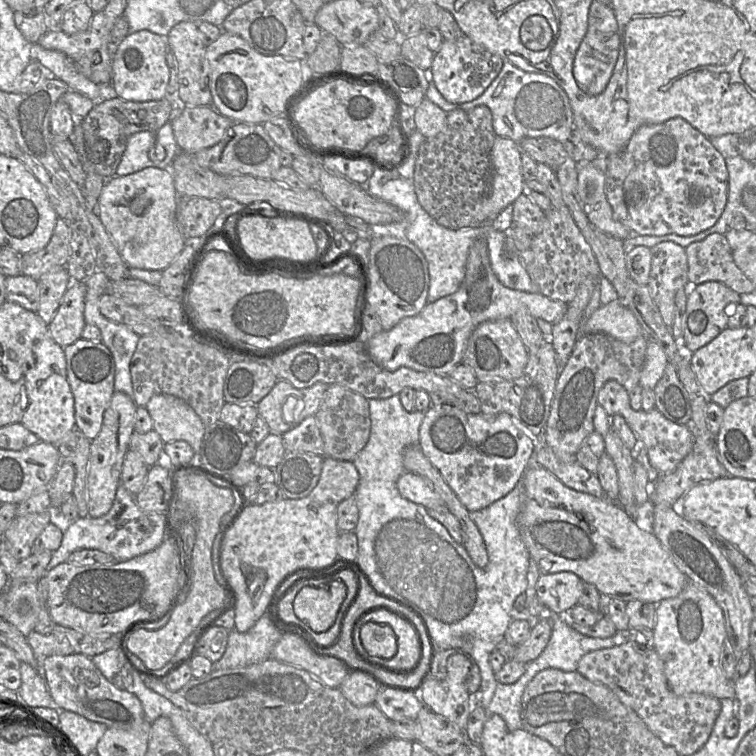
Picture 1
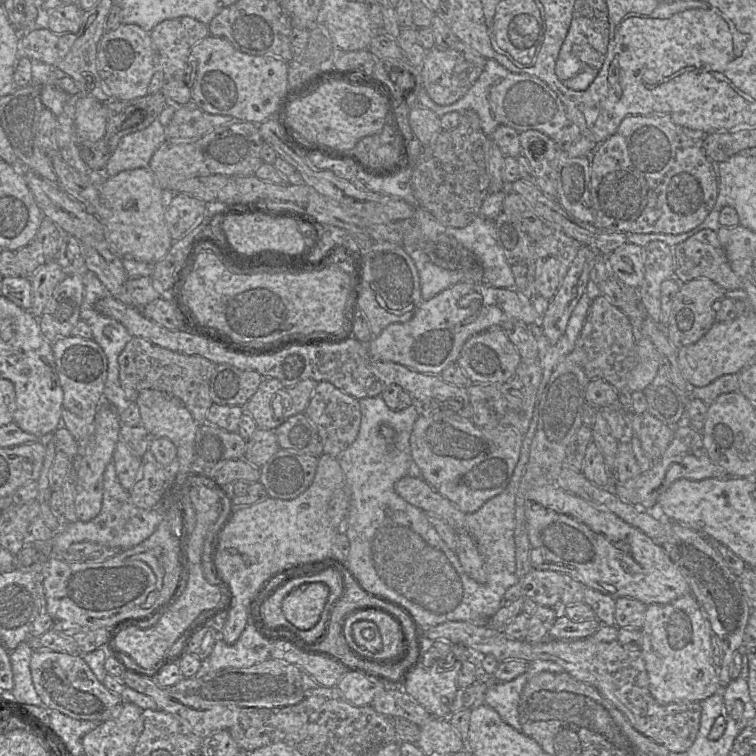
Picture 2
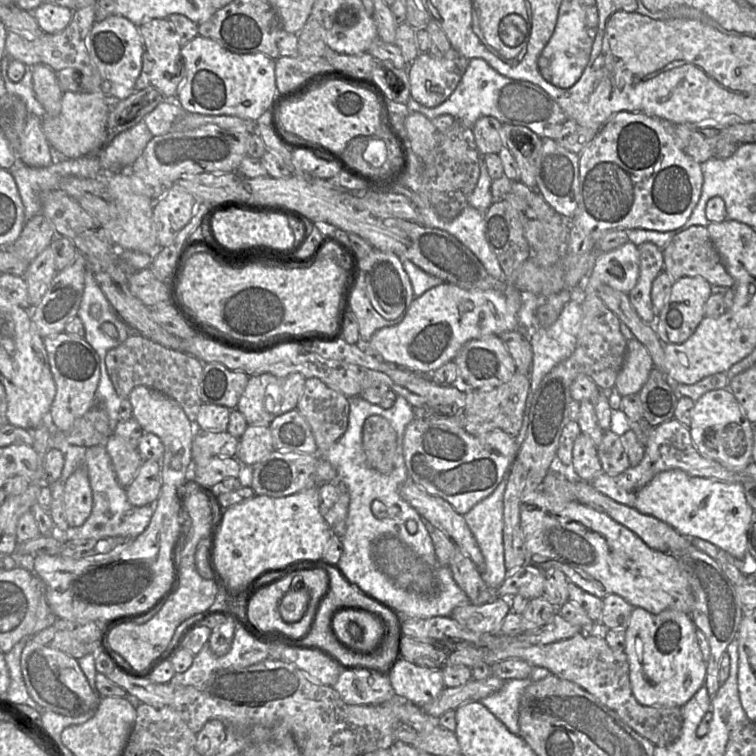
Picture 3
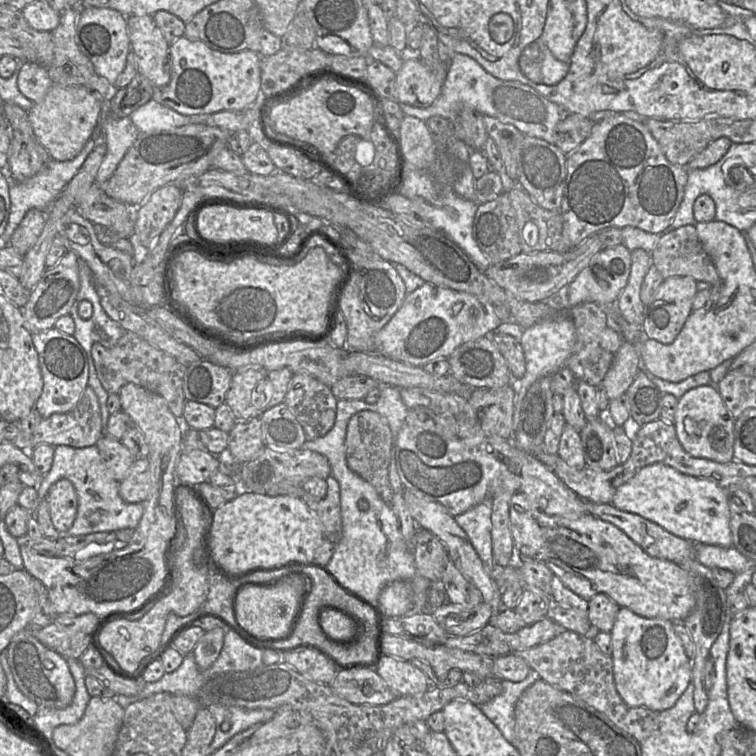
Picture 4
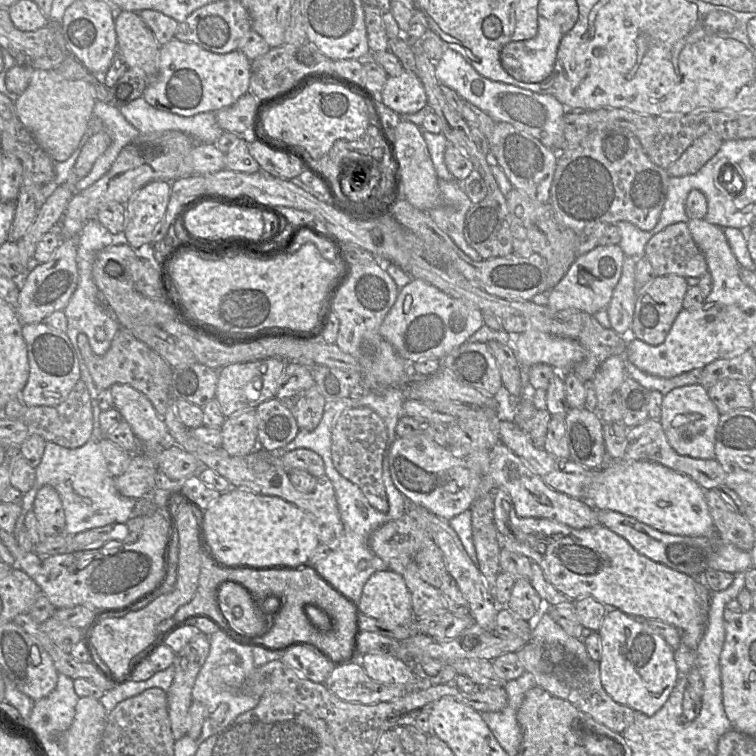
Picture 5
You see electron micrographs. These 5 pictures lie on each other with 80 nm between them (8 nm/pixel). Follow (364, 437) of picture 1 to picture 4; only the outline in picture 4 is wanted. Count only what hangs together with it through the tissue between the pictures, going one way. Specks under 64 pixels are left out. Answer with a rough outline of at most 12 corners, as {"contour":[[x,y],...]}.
{"contour":[[295,373],[283,403],[307,440],[334,426],[337,401],[317,378]]}

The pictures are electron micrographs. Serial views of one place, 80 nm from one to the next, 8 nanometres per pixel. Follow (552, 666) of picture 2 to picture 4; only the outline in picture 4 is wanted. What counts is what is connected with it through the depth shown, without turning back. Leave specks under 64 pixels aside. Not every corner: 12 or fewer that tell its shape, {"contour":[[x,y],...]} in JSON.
{"contour":[[531,670],[521,682],[503,681],[500,695],[480,706],[514,745],[515,707],[537,680]]}

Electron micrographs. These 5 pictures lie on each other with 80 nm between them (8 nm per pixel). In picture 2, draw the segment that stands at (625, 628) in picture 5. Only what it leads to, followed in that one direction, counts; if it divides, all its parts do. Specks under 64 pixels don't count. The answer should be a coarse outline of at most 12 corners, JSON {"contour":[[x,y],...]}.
{"contour":[[688,593],[647,607],[640,648],[652,696],[721,689],[712,631]]}

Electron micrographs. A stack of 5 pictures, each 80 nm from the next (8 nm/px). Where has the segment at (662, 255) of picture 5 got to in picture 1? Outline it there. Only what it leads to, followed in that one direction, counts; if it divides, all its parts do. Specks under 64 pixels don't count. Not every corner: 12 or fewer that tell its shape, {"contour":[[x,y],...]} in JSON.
{"contour":[[724,234],[685,247],[691,286],[723,283],[755,291],[736,266]]}

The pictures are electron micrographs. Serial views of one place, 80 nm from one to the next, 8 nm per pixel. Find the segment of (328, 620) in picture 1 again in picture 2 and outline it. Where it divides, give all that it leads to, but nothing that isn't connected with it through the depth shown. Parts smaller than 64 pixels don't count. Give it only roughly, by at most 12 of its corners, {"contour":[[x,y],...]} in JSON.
{"contour":[[301,584],[284,598],[283,613],[298,629],[320,620],[329,587]]}

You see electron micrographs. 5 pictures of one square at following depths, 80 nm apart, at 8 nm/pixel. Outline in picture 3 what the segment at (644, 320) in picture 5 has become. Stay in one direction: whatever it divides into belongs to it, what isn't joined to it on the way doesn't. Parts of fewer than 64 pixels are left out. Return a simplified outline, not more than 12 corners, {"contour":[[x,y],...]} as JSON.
{"contour":[[674,281],[649,323],[663,344],[681,344],[706,317],[712,285]]}

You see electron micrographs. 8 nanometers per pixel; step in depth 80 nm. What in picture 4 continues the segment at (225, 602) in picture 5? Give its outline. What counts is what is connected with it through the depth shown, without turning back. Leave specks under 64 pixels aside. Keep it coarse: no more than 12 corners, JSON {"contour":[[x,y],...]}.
{"contour":[[294,572],[268,585],[242,585],[240,627],[289,636],[309,588]]}

